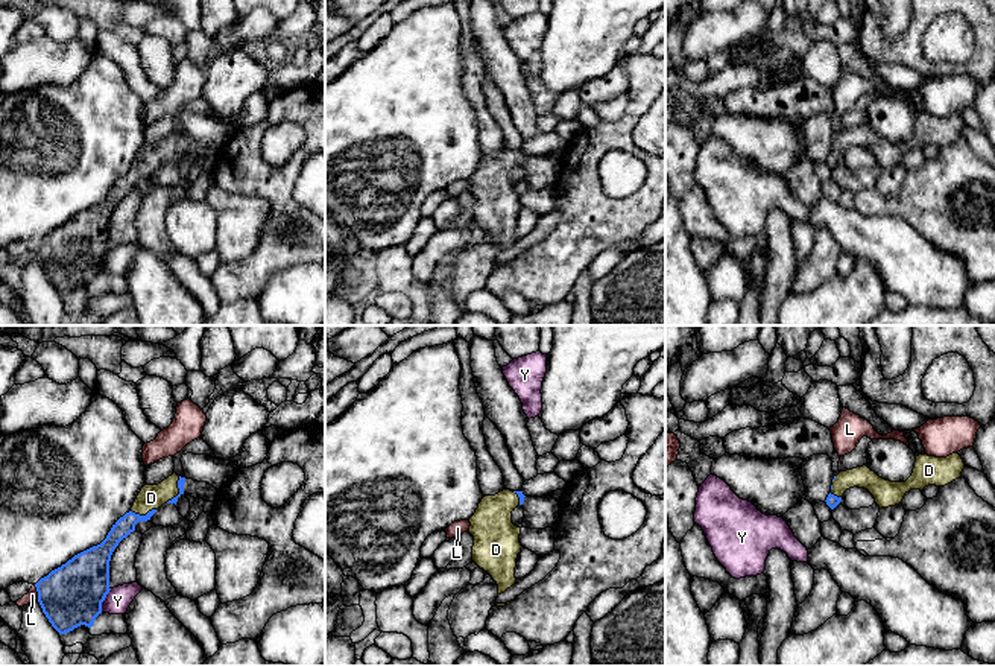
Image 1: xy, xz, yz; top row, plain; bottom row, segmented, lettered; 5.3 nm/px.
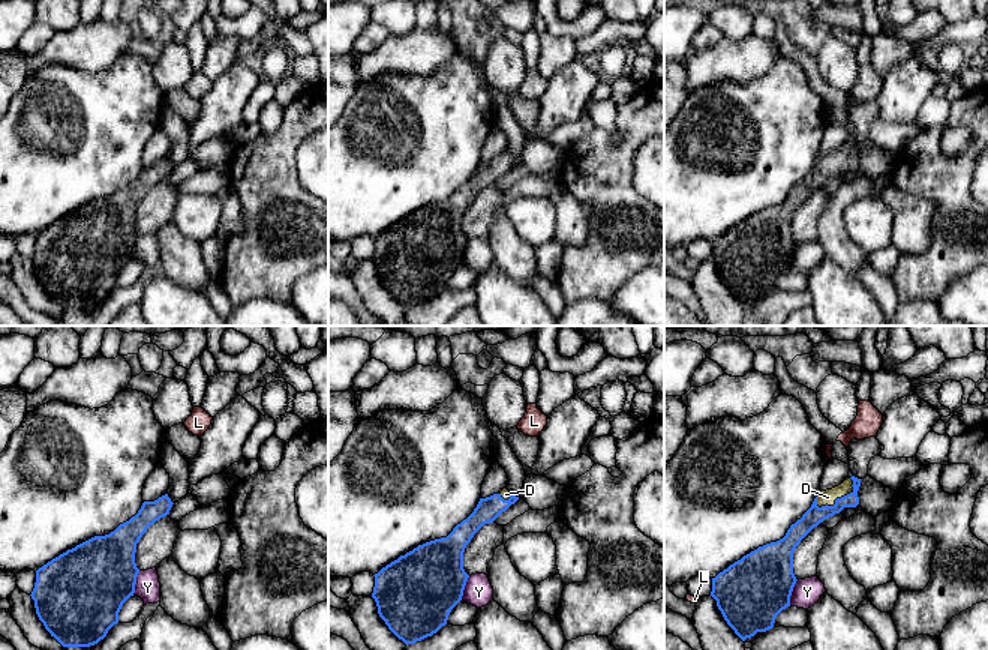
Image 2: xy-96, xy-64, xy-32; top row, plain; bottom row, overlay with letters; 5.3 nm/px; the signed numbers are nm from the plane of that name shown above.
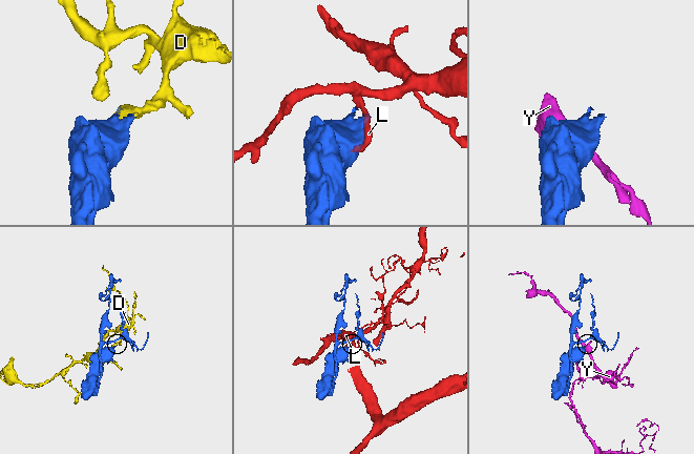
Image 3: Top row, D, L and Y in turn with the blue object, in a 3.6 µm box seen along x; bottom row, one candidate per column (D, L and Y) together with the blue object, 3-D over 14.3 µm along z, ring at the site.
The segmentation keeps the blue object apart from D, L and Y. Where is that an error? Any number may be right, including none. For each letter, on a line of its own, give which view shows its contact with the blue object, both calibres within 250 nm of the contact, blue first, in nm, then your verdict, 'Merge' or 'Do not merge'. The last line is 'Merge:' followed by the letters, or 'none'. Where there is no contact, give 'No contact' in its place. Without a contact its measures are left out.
D: Touches blue in xy. Thickness 40 nm (blue) against 130 nm. Merge
L: Touches blue in xy. Thickness 320 nm (blue) against 60 nm. Do not merge
Y: Touches blue in xy. Thickness 320 nm (blue) against 140 nm. Do not merge
Merge: D

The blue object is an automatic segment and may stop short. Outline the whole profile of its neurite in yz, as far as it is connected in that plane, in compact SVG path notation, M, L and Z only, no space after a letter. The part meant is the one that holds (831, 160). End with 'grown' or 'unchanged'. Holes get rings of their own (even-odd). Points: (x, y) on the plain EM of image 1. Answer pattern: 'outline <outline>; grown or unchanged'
outline M959 113L946 117L928 114L916 116L911 135L905 141L890 141L880 137L867 125L840 131L832 138L831 151L826 157L826 164L834 169L846 149L858 146L867 149L875 163L881 167L889 167L902 163L904 155L910 149L924 149L928 144L945 146L962 137L965 122Z; grown

